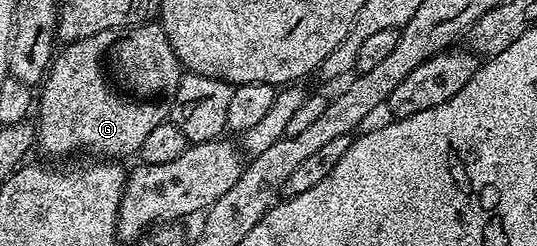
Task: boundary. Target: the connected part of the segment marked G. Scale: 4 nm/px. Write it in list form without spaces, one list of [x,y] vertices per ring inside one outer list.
[[[92,36],[72,40],[51,61],[51,67],[37,96],[37,148],[51,156],[90,154],[95,158],[134,157],[145,143],[145,137],[156,127],[155,120],[167,117],[159,108],[135,108],[119,96],[107,92],[99,76],[99,52],[103,44]]]

